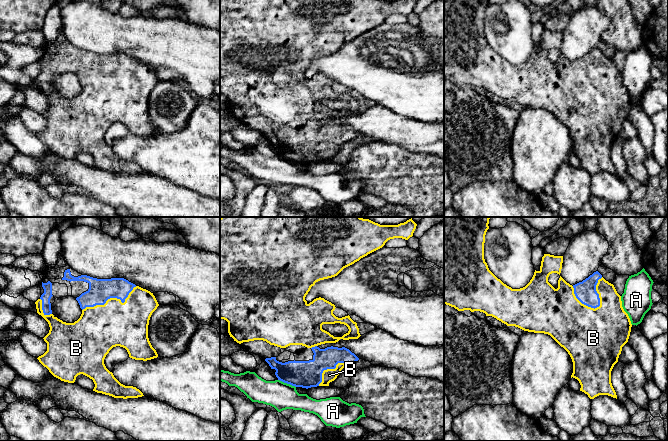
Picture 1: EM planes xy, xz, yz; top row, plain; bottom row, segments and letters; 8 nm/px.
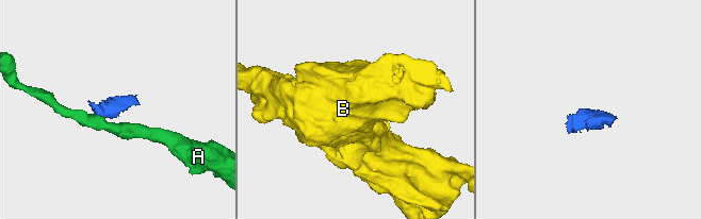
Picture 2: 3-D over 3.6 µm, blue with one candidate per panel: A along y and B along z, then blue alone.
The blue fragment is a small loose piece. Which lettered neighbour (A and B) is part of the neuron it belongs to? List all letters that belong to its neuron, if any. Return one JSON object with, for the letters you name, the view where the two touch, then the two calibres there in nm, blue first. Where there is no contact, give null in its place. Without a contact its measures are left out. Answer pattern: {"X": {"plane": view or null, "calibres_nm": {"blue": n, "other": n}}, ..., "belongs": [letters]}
{"B": {"plane": "yz", "calibres_nm": {"blue": 170, "other": 420}}, "belongs": ["B"]}

